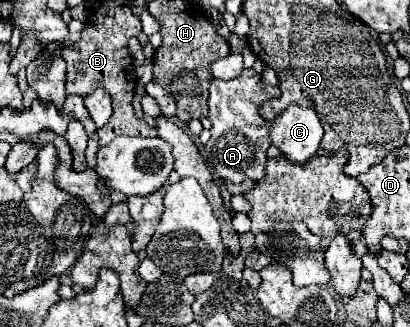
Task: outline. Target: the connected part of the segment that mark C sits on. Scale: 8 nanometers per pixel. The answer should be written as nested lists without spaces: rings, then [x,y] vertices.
[[[289,106],[271,124],[271,144],[277,146],[291,162],[307,164],[319,150],[323,138],[323,124],[315,110],[303,106]]]

